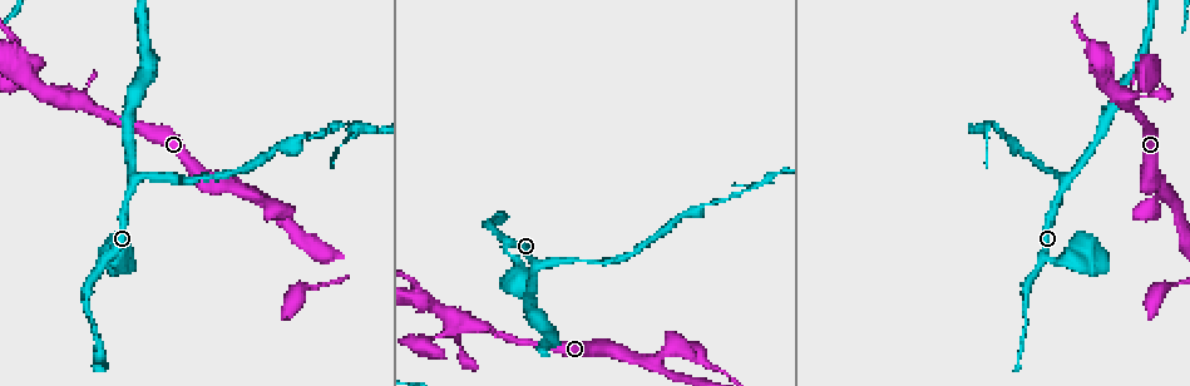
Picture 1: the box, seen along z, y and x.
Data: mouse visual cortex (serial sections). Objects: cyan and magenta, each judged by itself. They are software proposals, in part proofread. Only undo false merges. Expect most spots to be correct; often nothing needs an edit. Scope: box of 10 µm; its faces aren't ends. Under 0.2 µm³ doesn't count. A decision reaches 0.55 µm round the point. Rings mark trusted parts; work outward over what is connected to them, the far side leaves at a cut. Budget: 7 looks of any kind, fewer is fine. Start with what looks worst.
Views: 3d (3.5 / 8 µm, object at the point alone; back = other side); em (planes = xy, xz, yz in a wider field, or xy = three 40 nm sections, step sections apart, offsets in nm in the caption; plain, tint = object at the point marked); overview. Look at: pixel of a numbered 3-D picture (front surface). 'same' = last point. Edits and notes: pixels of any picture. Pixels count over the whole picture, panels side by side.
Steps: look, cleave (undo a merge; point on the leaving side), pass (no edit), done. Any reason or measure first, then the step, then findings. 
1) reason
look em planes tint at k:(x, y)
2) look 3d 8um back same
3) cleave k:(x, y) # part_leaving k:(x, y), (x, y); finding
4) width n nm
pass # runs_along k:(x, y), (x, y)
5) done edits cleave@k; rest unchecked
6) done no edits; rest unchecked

three arms meet
look 3d 3.5um at 1:(56, 99)

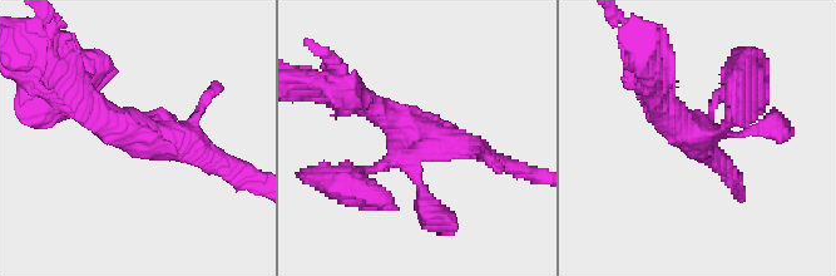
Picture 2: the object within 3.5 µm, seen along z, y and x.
need the tissue
look em planes tint at 2:(697, 137)

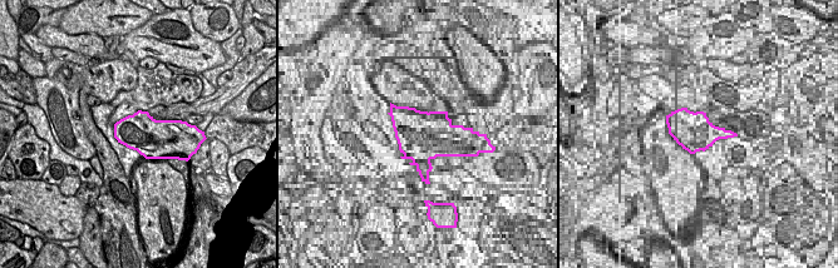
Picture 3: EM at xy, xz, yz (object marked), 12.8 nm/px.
look em xy step 2 tint same

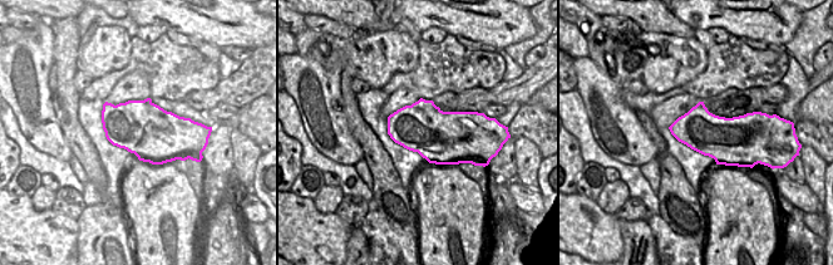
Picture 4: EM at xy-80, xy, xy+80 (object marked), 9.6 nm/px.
pass # runs_along 2:(208, 158), (115, 128), (77, 89); continuous, no second cell

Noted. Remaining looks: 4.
three-way junction
look 3d 3.5um at 1:(537, 262)

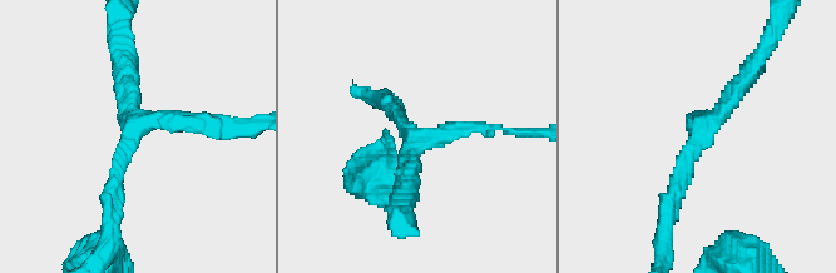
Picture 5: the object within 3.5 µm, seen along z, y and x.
arms 3; arm_widths 150, 200, 250 nm
look em planes plain at 5:(133, 129)

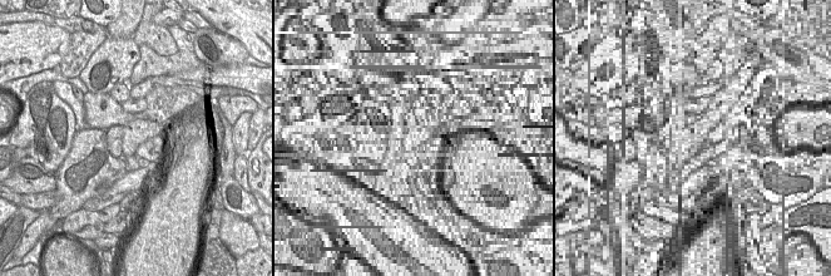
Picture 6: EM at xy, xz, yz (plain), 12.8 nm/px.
with the object marked
look em planes tint same

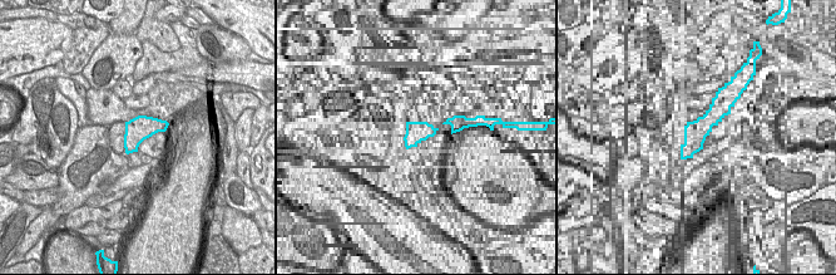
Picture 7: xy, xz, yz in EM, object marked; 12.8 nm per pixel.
pass # runs_along 5:(671, 198), (703, 129), (757, 59); one cell here

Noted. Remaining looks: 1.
done no edits; rest unchecked

